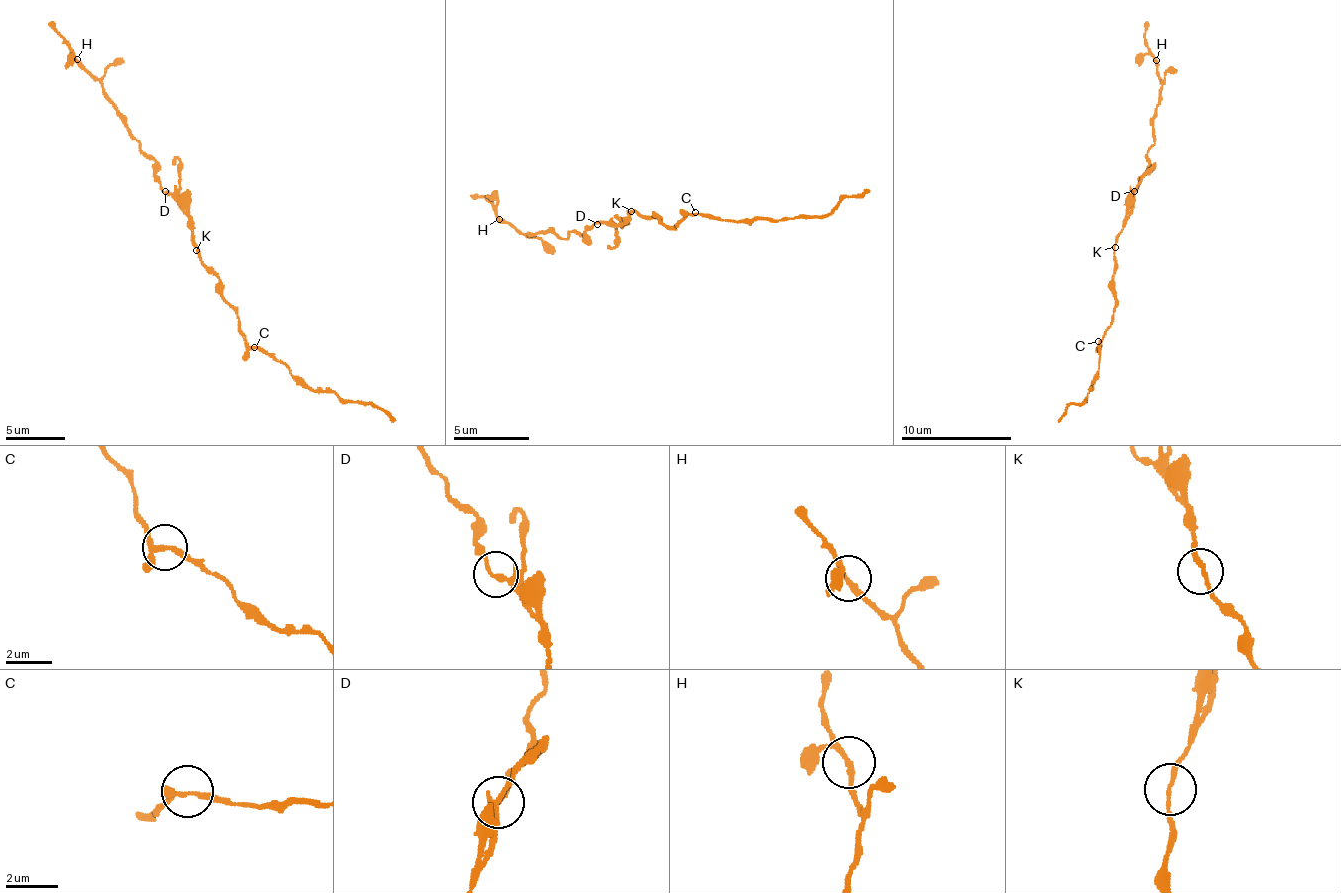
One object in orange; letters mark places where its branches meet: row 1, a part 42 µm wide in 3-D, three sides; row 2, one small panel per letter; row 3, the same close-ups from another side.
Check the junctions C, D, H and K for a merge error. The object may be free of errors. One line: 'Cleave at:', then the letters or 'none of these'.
Cleave at: none of these

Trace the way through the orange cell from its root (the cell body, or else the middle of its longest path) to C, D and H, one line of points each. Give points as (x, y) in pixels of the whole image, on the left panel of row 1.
C: (199, 250), (199, 259), (220, 280), (223, 301), (238, 315), (240, 331), (254, 347)
D: (199, 250), (193, 241), (191, 219), (165, 191)
H: (199, 250), (193, 241), (191, 219), (159, 185), (154, 163), (140, 147), (140, 142), (102, 84), (77, 58)

